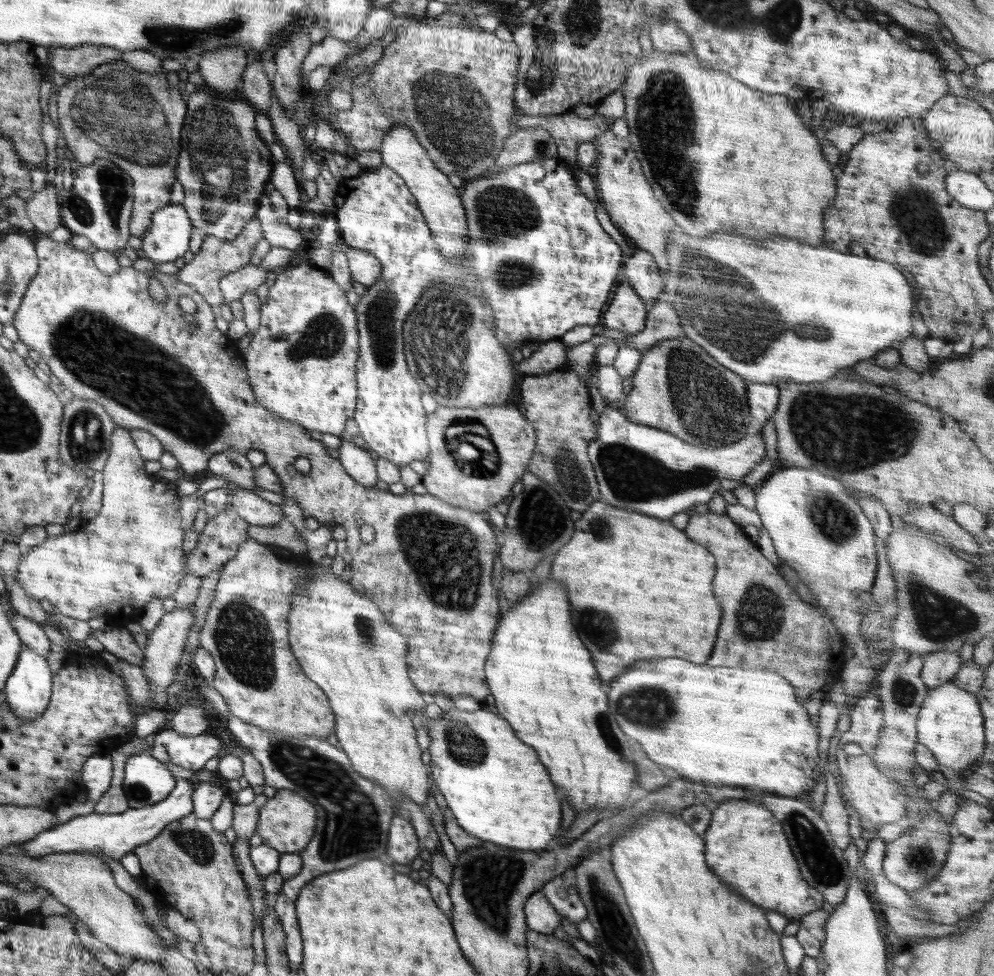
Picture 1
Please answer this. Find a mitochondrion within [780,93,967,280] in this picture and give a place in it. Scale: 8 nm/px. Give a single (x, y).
(915, 209)

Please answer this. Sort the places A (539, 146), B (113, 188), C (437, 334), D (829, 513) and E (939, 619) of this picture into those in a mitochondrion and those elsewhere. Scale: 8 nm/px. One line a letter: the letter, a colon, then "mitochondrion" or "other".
A: mitochondrion
B: mitochondrion
C: mitochondrion
D: mitochondrion
E: mitochondrion

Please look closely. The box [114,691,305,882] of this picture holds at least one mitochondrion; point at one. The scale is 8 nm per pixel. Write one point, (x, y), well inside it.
(201, 848)

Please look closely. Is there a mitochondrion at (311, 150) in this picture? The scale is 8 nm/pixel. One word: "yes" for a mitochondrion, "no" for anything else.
no

